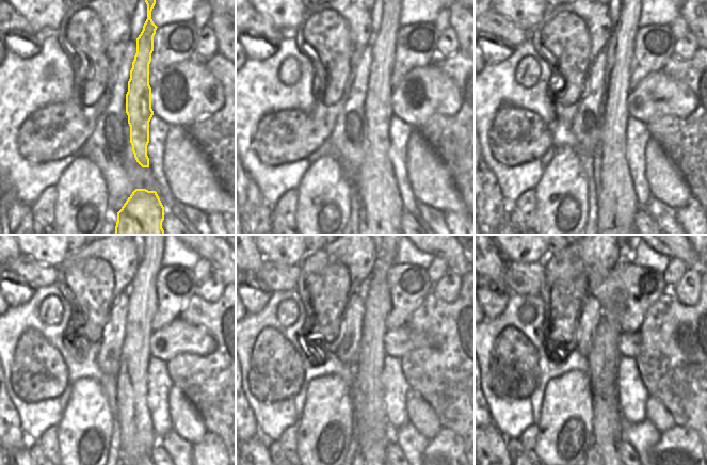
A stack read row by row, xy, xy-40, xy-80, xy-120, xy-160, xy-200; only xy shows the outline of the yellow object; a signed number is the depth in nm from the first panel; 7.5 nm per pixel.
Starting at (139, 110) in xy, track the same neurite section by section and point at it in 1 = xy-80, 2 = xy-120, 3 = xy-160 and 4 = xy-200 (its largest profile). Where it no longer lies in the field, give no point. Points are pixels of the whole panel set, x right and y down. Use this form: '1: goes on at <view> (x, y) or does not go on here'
1: goes on at xy-80 (616, 203)
2: goes on at xy-120 (137, 436)
3: goes on at xy-160 (368, 406)
4: goes on at xy-200 (611, 313)

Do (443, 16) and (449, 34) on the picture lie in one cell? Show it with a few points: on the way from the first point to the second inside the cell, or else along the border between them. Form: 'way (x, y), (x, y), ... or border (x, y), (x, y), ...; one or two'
border (449, 26), (439, 33); two

